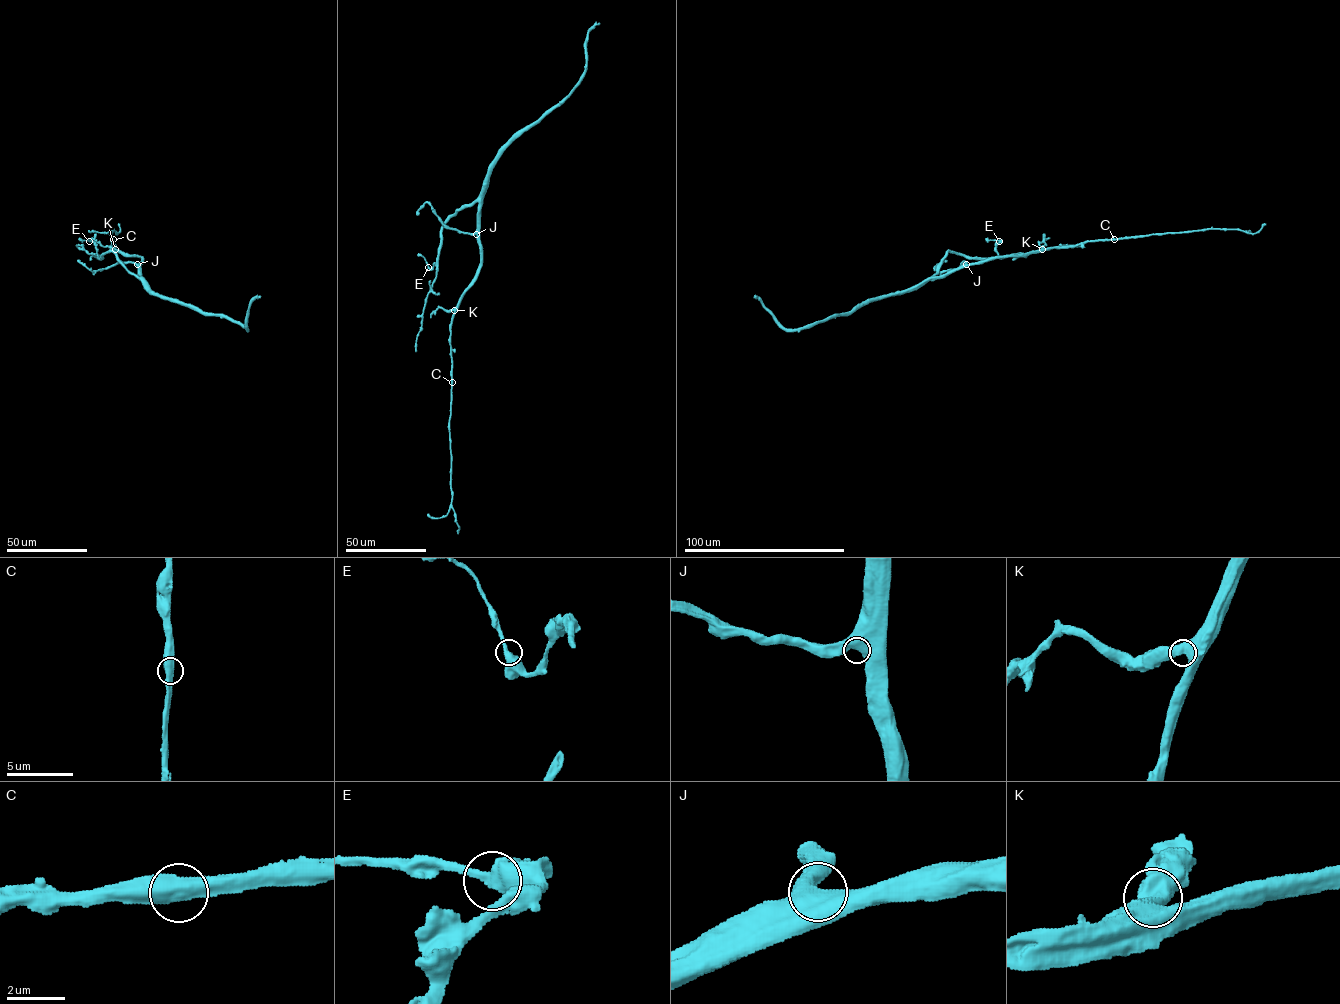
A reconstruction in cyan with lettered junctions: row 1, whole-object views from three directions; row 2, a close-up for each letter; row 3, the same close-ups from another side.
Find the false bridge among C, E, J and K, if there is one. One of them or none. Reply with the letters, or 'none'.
none

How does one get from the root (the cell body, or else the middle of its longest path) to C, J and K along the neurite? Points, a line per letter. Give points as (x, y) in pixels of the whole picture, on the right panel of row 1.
C: (916, 287), (991, 259), (1115, 239)
J: (916, 287), (942, 278), (966, 264)
K: (916, 287), (969, 264), (996, 258), (1024, 256), (1042, 249)

